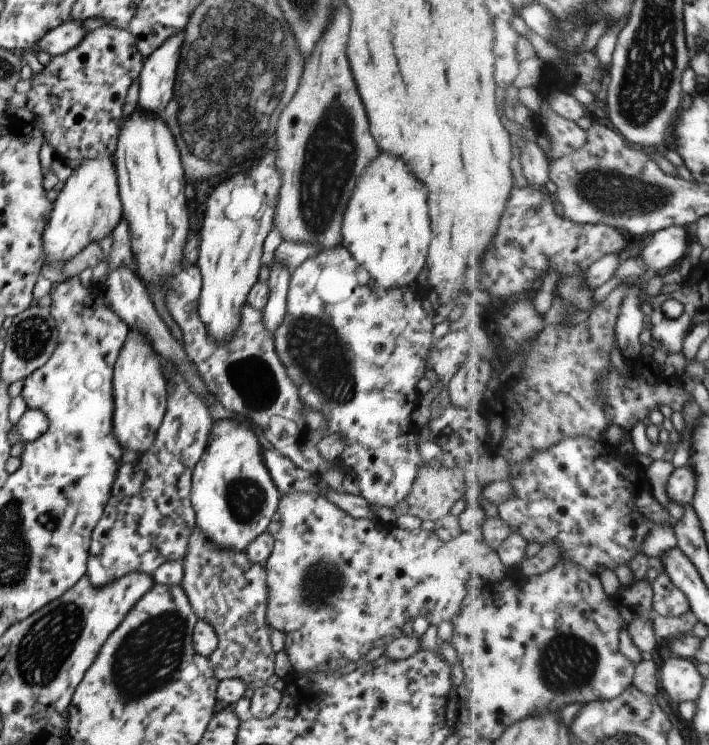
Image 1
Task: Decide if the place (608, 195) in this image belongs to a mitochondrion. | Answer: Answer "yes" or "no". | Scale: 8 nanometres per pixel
yes

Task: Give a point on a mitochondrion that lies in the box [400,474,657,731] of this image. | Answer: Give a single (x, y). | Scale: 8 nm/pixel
(567, 664)

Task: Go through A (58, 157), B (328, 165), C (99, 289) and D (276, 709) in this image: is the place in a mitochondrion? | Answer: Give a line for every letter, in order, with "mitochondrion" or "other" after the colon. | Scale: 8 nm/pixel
A: other
B: mitochondrion
C: other
D: other

